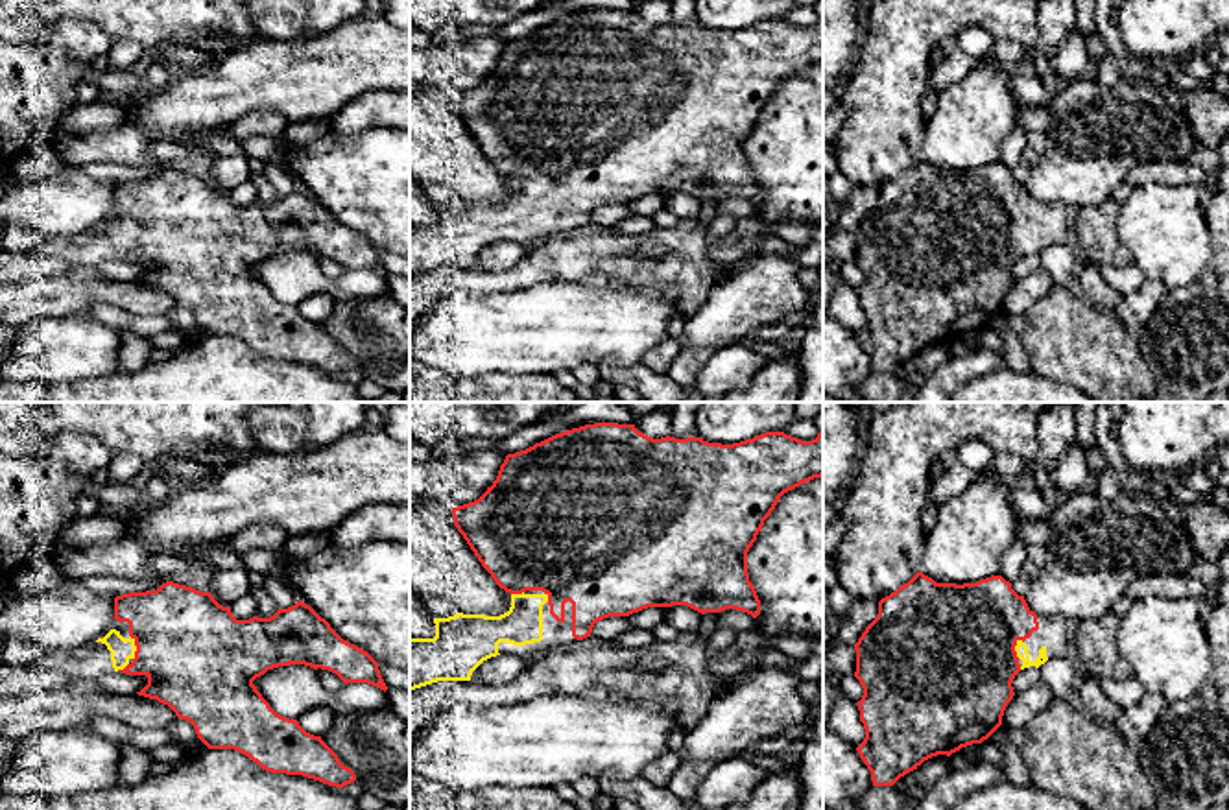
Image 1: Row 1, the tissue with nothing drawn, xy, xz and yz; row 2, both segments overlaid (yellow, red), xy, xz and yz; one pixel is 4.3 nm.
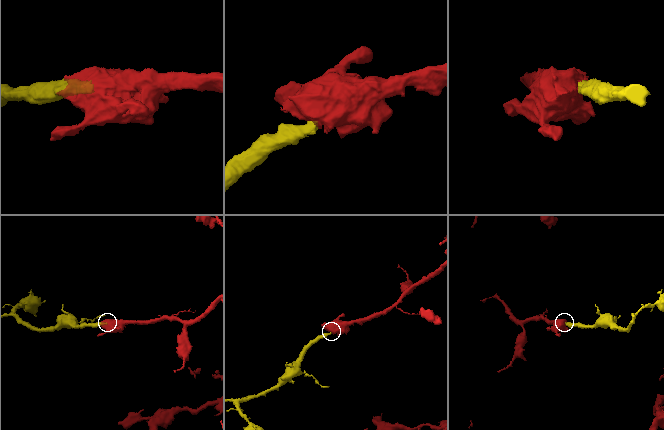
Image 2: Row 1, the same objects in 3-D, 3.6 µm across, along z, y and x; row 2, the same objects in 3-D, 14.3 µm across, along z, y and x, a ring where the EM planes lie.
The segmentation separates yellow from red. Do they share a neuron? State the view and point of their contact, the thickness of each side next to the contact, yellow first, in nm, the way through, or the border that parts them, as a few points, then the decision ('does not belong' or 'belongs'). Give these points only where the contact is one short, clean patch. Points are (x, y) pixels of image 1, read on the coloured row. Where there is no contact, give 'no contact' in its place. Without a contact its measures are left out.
meets yellow in xy at (135, 648); 100 nm thick on the yellow side, 460 nm on the other; runs through xy (122, 650), (135, 648), (192, 650); belongs

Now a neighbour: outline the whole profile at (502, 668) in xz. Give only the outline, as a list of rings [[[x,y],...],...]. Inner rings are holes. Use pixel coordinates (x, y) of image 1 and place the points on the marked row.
[[[496,655],[483,661],[471,675],[472,683],[506,685],[526,670],[522,657]]]

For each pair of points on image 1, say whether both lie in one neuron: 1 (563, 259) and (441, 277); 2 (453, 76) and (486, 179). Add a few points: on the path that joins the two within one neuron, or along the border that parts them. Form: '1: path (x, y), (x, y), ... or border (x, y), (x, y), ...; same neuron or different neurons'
1: path (534, 268), (508, 281), (471, 281); same neuron
2: border (429, 83), (451, 95); different neurons

